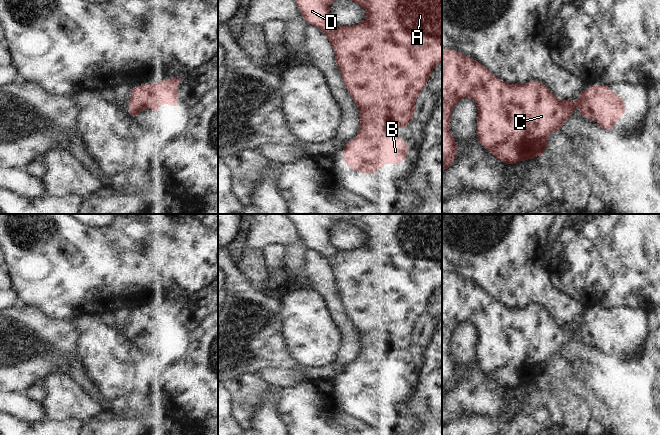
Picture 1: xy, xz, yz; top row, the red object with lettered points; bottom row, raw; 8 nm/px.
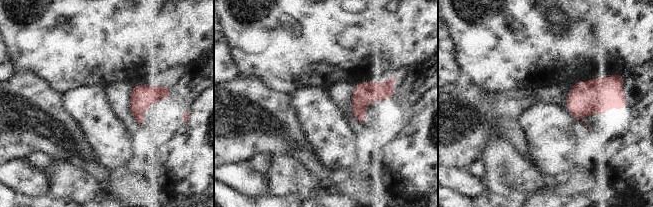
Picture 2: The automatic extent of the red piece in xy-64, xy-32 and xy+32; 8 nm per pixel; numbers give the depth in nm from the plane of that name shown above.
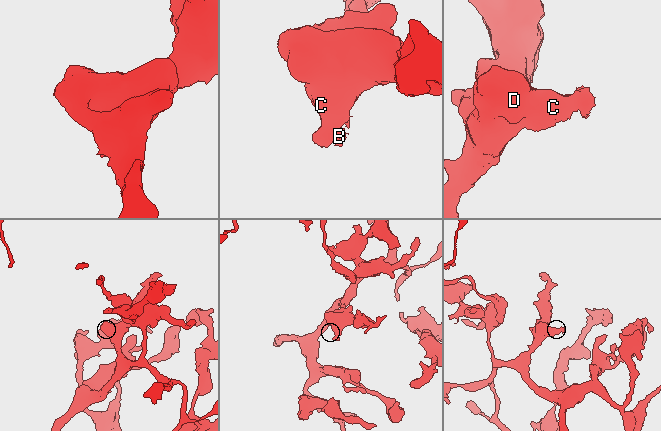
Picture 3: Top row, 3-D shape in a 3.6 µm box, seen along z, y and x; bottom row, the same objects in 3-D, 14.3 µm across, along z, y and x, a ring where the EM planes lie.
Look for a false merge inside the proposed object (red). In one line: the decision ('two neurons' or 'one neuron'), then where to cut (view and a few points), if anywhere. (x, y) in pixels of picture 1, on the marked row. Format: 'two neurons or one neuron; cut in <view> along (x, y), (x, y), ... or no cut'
one neuron; no cut

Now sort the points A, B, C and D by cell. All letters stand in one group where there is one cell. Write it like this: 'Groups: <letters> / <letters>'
Groups: A B C D

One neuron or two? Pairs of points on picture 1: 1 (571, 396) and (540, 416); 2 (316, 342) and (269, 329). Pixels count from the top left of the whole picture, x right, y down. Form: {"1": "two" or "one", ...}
{"1": "one", "2": "two"}

